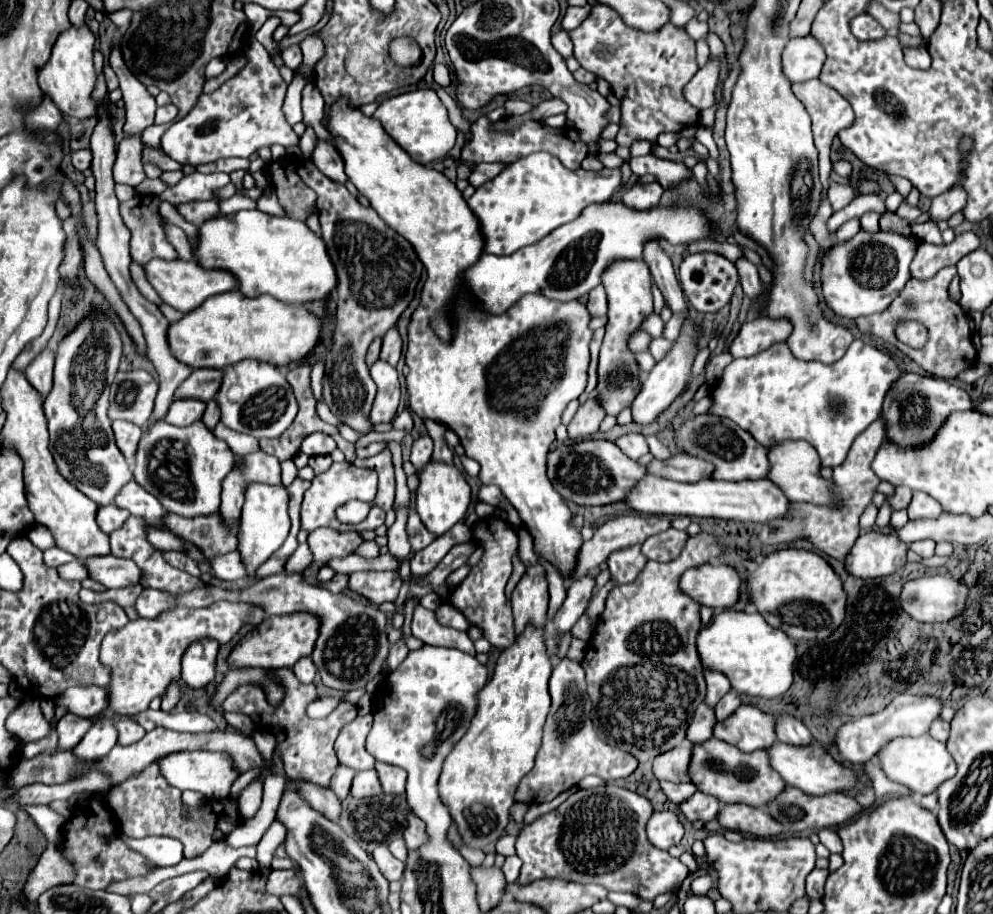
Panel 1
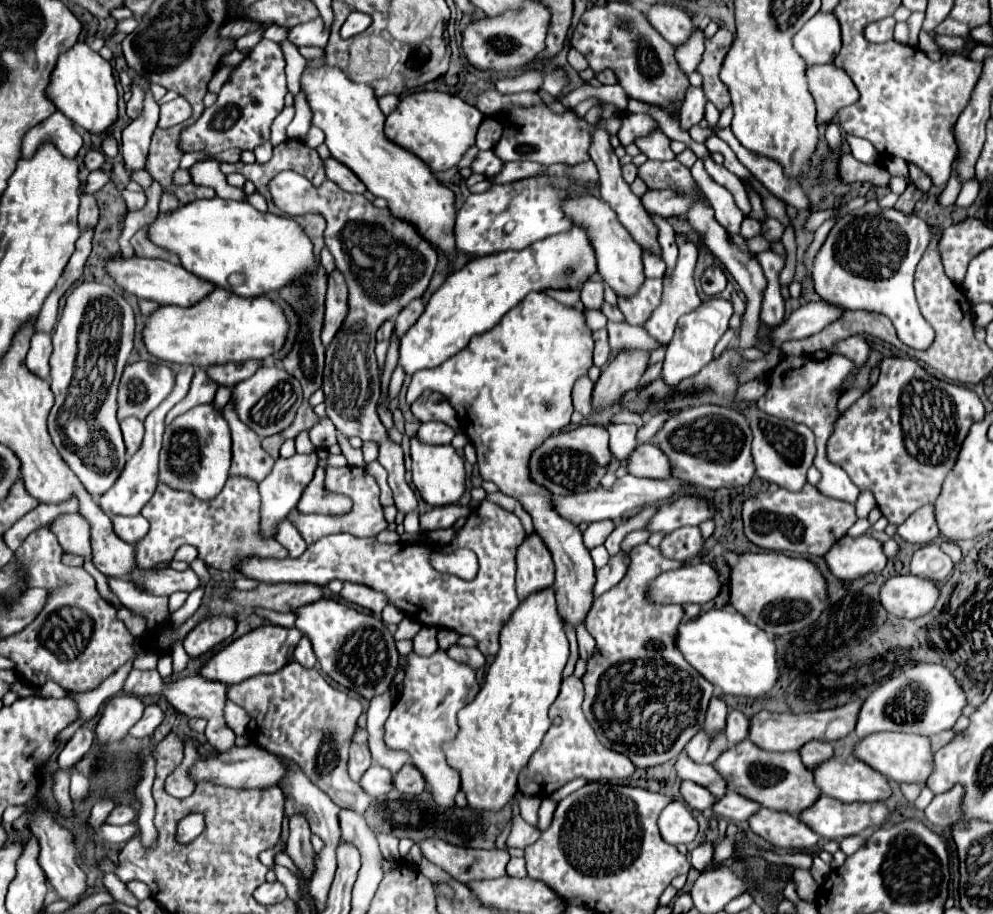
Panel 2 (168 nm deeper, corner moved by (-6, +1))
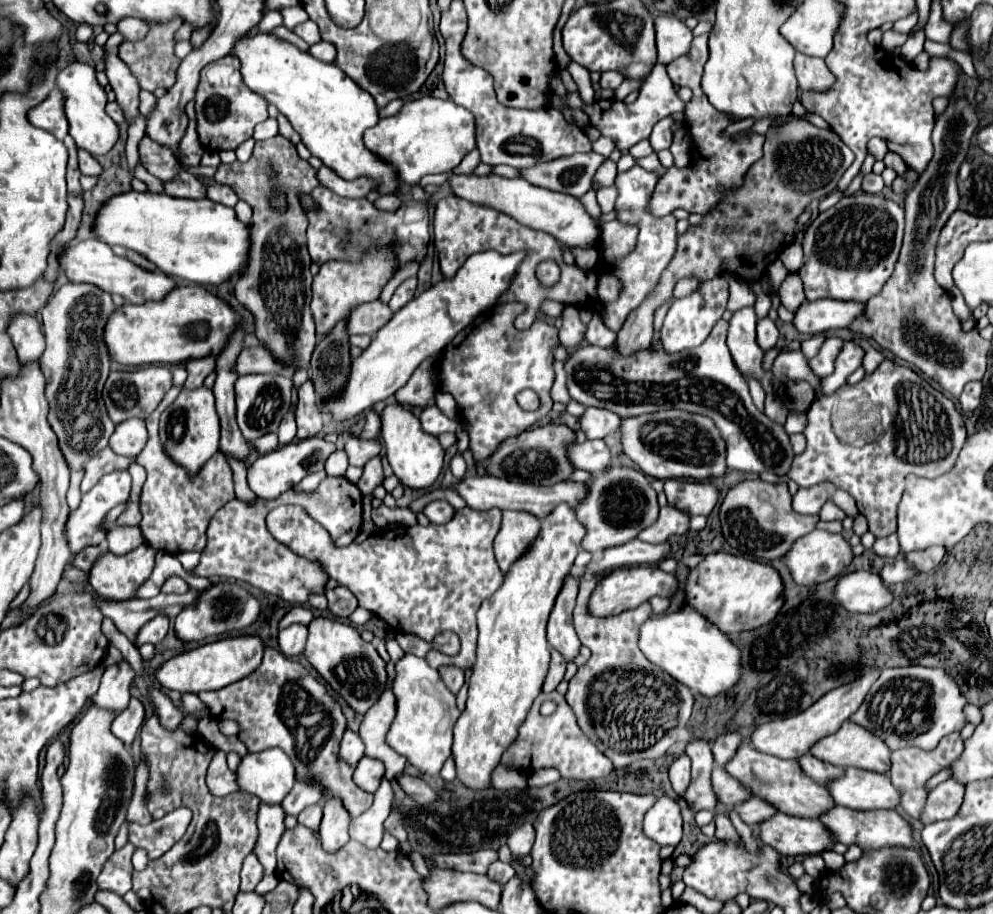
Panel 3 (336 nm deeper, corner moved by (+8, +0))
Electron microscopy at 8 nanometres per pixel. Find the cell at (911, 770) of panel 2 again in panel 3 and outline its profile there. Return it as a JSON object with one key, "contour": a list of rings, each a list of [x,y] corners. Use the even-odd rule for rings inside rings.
{"contour":[[[845,721],[839,731],[821,737],[815,745],[811,745],[809,753],[825,763],[837,765],[837,767],[857,767],[857,769],[867,769],[867,771],[889,771],[889,753],[891,749],[873,733],[869,733],[867,729],[863,729],[861,725],[853,723],[853,721]]]}

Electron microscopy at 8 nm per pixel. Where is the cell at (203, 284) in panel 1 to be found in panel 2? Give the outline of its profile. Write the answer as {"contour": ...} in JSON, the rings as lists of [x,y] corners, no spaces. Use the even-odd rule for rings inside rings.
{"contour":[[[115,258],[111,264],[107,264],[107,272],[113,276],[113,280],[129,294],[135,294],[137,298],[155,300],[159,304],[175,304],[175,306],[193,306],[201,302],[207,294],[215,290],[213,282],[207,282],[191,272],[187,272],[179,264],[171,264],[167,260],[151,260],[151,258]]]}

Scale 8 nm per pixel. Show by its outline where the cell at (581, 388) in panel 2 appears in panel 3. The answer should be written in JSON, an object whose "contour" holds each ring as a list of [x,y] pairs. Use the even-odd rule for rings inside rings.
{"contour":[[[555,359],[553,369],[555,369],[555,381],[553,381],[553,387],[551,387],[551,399],[567,403],[571,397],[567,393],[567,377],[565,377],[565,371],[563,371],[563,363]]]}

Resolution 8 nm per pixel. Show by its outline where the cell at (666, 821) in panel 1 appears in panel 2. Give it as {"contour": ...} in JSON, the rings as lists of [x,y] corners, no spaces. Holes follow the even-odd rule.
{"contour":[[[673,800],[659,816],[659,830],[667,844],[689,844],[697,834],[697,820],[683,802]]]}

